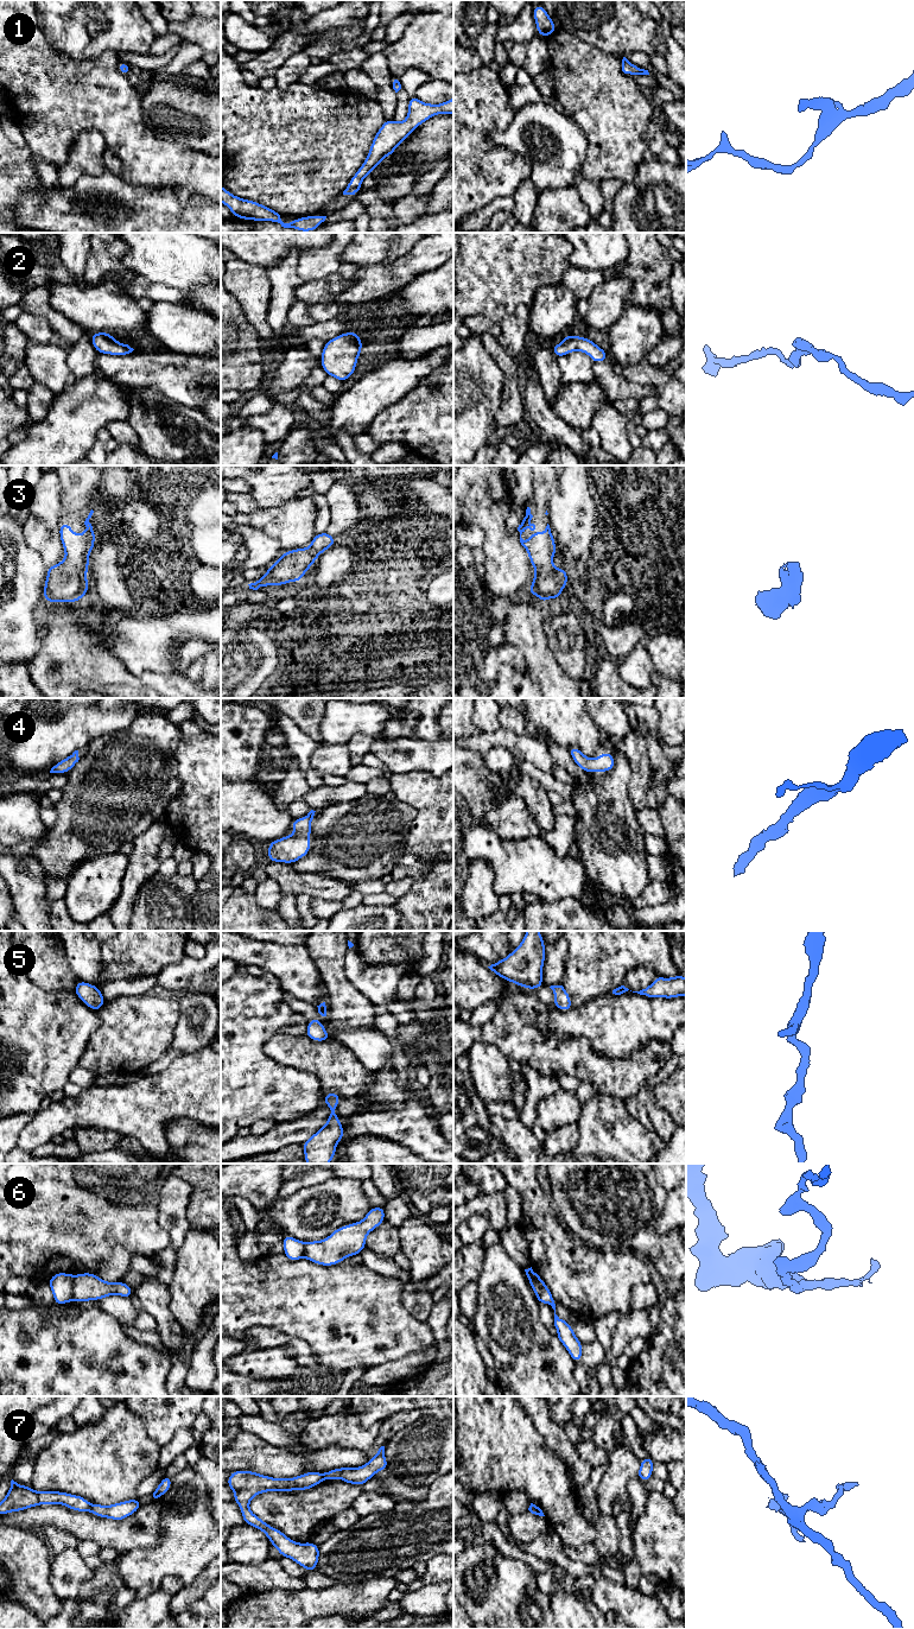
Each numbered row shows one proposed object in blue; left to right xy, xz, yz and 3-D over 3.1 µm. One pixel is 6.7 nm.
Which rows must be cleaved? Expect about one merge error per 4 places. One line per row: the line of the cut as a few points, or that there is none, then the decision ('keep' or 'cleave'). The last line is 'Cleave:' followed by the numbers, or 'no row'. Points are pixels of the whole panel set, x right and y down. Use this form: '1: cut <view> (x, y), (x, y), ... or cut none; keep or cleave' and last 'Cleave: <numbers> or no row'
1: cut none; keep
2: cut none; keep
3: cut none; keep
4: cut none; keep
5: cut none; keep
6: cut xy (74, 1276), (71, 1299); cleave
7: cut none; keep
Cleave: 6

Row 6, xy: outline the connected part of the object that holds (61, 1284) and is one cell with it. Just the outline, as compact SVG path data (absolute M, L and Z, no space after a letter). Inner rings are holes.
M56 1273L47 1283L53 1294L53 1301L63 1305L72 1300L72 1280L74 1275L68 1273Z

